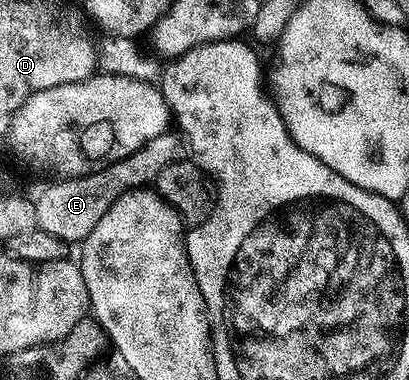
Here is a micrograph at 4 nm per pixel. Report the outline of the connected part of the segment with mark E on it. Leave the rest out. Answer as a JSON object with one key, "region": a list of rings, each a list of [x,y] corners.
{"region":[[[167,131],[156,135],[144,147],[137,149],[130,157],[112,163],[95,173],[83,177],[54,179],[39,191],[33,198],[34,220],[37,228],[48,231],[48,235],[56,235],[56,239],[64,239],[68,243],[81,243],[102,218],[104,211],[112,205],[119,194],[127,192],[139,183],[153,183],[168,167],[168,163],[176,163],[187,156],[188,146],[177,132]]]}

